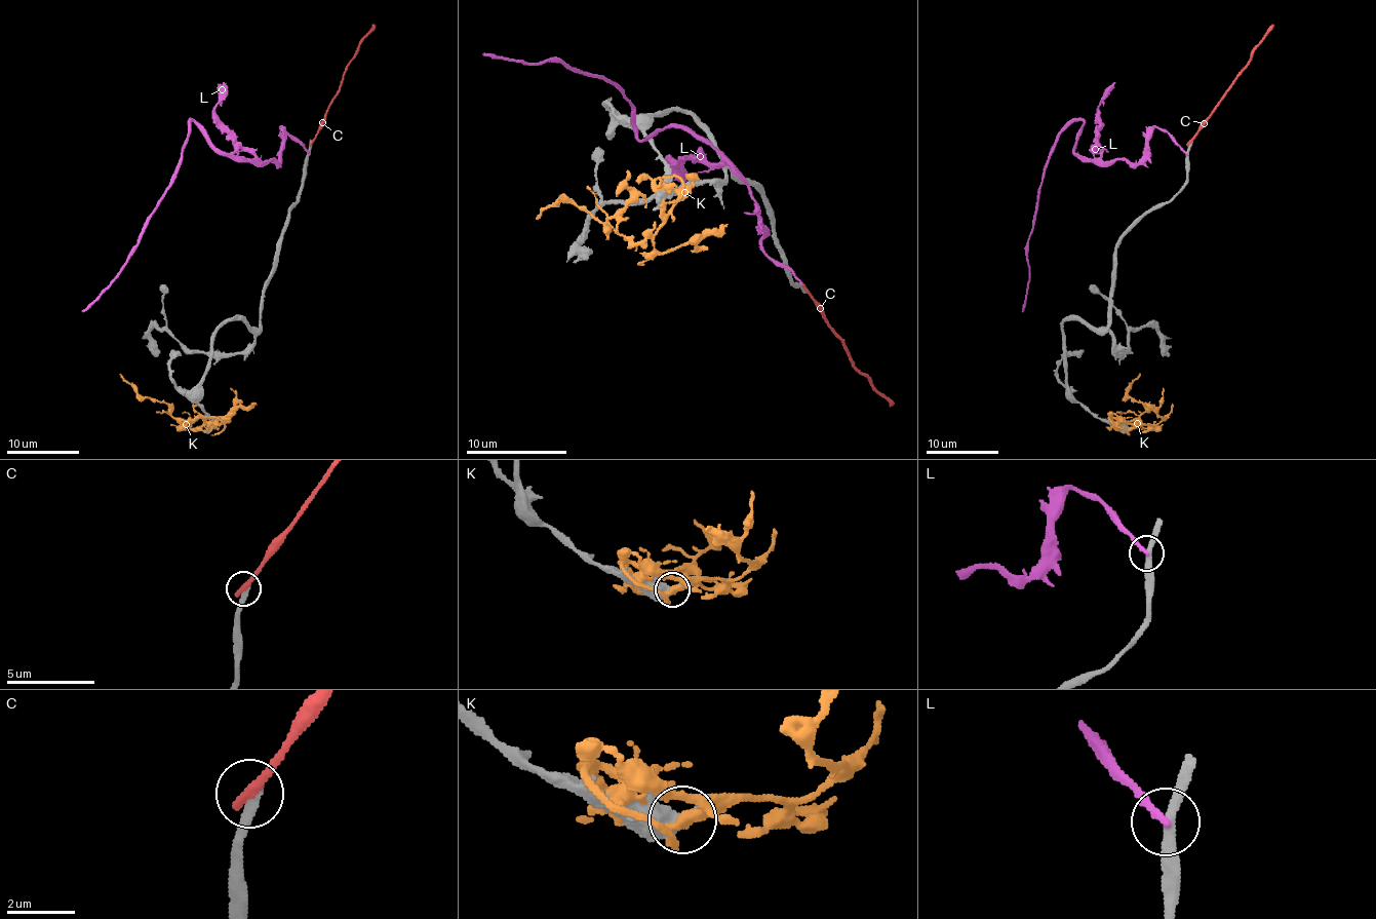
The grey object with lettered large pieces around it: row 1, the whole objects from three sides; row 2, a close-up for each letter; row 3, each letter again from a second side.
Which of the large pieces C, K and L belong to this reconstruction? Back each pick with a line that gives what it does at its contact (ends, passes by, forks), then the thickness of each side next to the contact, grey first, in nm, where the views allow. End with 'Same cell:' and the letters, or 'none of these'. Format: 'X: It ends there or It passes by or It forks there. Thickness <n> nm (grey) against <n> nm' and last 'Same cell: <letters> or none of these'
Same cell: none of these

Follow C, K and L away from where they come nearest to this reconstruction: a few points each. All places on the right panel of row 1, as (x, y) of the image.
C: (1190, 142), (1200, 124), (1271, 25)
K: (1131, 428), (1145, 424), (1157, 428), (1141, 424), (1140, 416), (1145, 407), (1127, 393), (1127, 388), (1140, 374)
L: (1186, 153), (1154, 127), (1138, 162), (1084, 160), (1074, 151), (1084, 122), (1072, 120), (1040, 186), (1022, 312)

